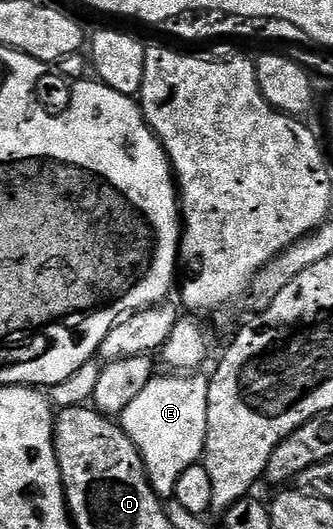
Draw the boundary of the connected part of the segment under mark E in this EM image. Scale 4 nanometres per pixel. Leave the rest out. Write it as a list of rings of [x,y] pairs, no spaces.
[[[167,374],[151,377],[141,394],[125,406],[117,416],[117,423],[125,430],[128,438],[137,446],[143,458],[143,468],[160,499],[169,500],[174,497],[177,478],[189,466],[198,463],[204,452],[204,442],[207,437],[207,411],[209,410],[209,380],[203,374]]]

